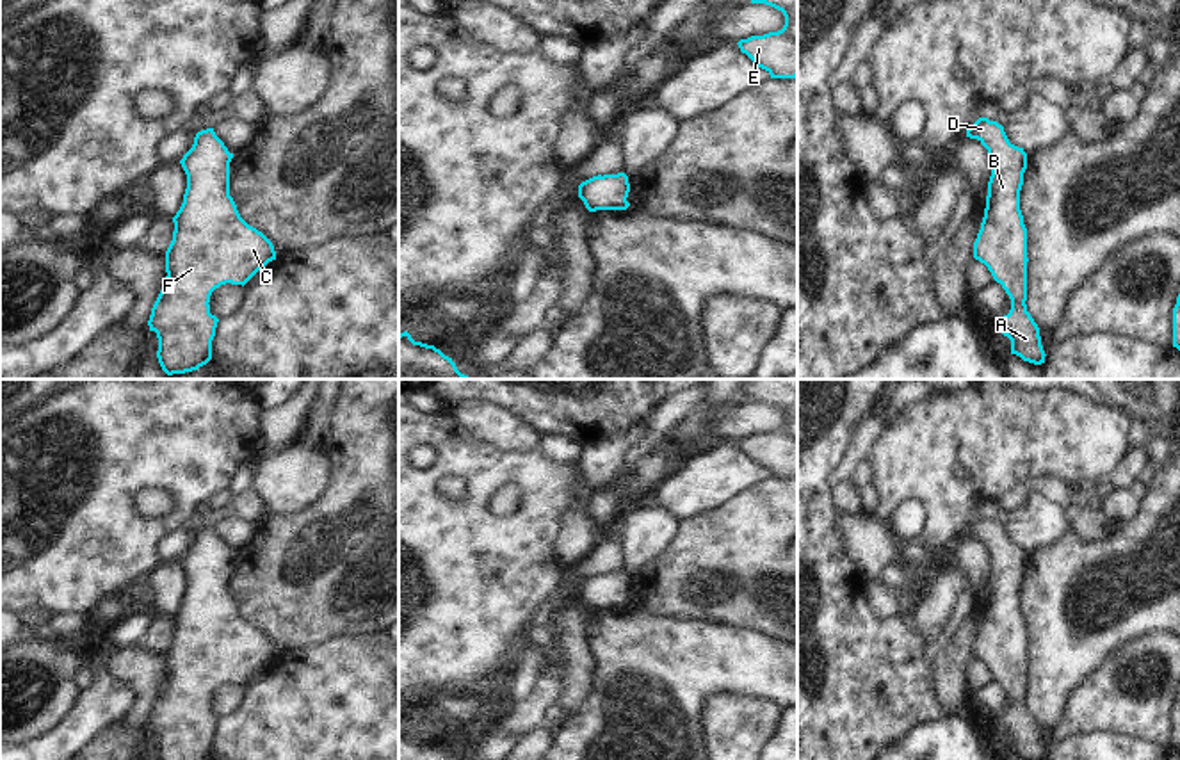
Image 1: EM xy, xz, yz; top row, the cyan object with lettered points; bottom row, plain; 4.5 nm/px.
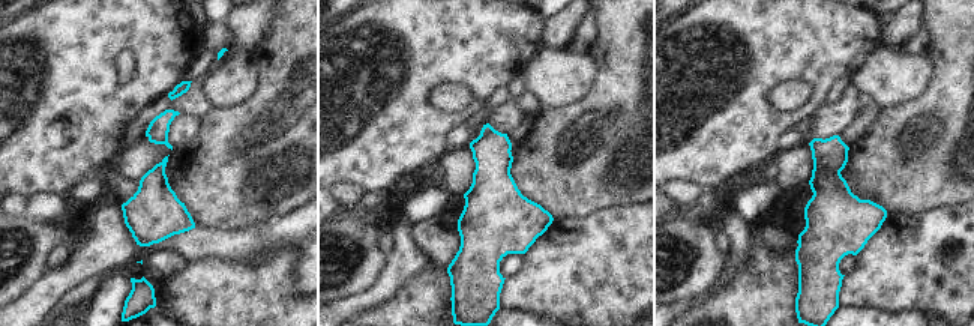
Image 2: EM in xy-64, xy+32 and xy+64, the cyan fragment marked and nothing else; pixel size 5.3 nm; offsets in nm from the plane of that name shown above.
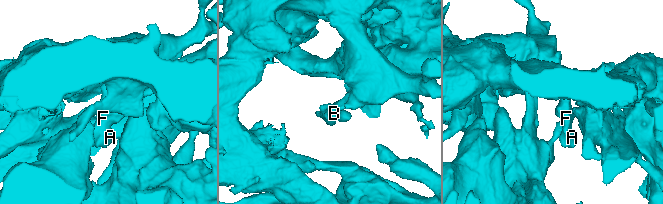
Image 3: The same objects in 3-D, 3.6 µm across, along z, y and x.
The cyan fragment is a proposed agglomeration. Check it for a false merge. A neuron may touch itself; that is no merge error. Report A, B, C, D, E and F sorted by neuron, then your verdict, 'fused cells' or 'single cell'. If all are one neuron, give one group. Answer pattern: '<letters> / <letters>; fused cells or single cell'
A B C D E F; single cell

